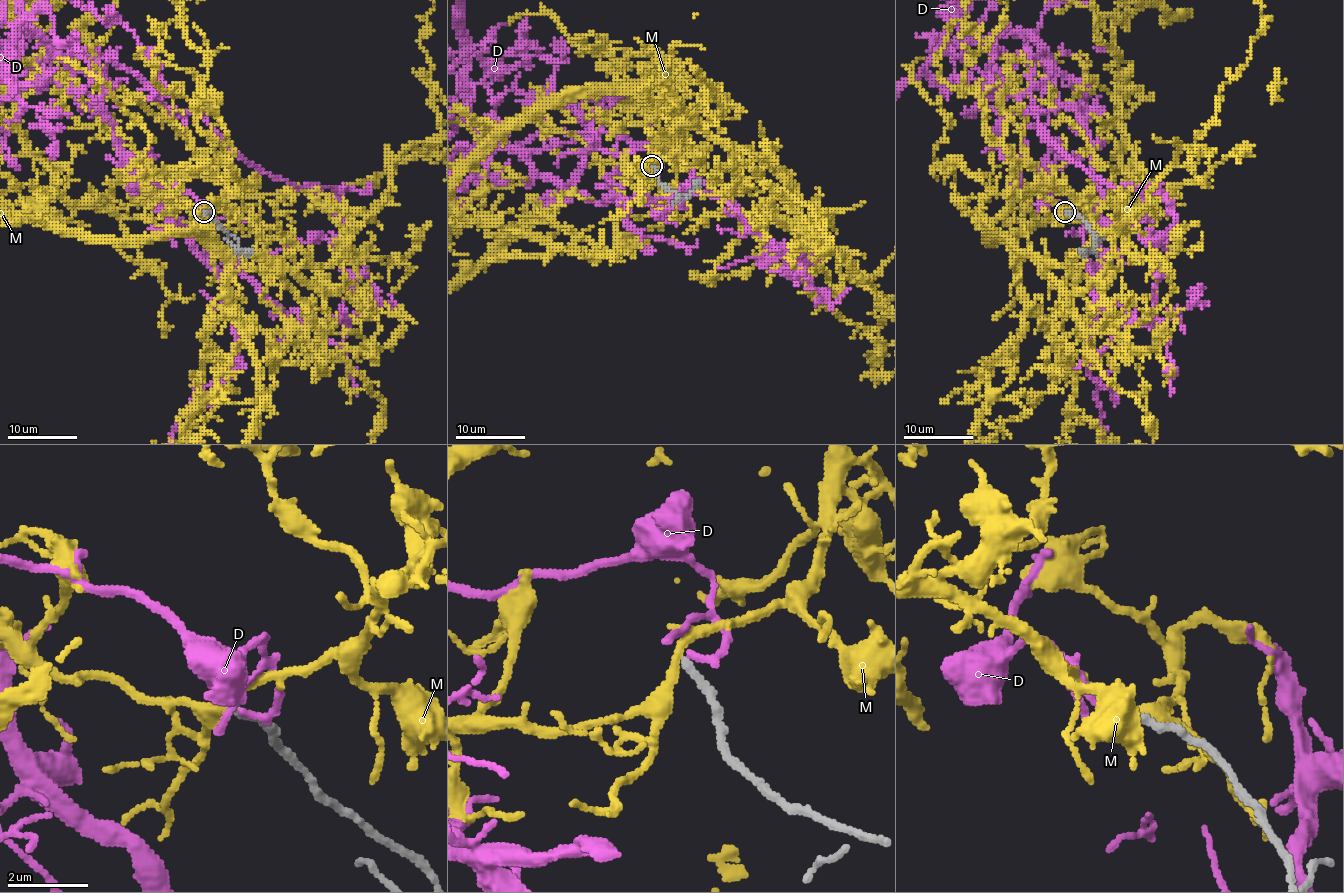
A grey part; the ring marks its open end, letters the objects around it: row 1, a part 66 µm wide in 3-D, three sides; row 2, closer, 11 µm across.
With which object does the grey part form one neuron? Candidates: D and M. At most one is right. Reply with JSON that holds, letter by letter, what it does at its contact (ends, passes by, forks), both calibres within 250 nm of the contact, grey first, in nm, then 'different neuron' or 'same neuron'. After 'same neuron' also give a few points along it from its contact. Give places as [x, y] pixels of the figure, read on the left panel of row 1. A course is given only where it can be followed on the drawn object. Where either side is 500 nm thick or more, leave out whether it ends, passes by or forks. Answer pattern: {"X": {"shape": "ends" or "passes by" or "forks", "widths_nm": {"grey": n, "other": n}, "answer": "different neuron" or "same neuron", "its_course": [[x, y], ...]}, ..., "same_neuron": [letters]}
{"D": {"shape": "ends", "widths_nm": {"grey": 200, "other": 180}, "answer": "different neuron"}, "M": {"shape": "forks", "widths_nm": {"grey": 200, "other": 190}, "answer": "different neuron"}, "same_neuron": []}

